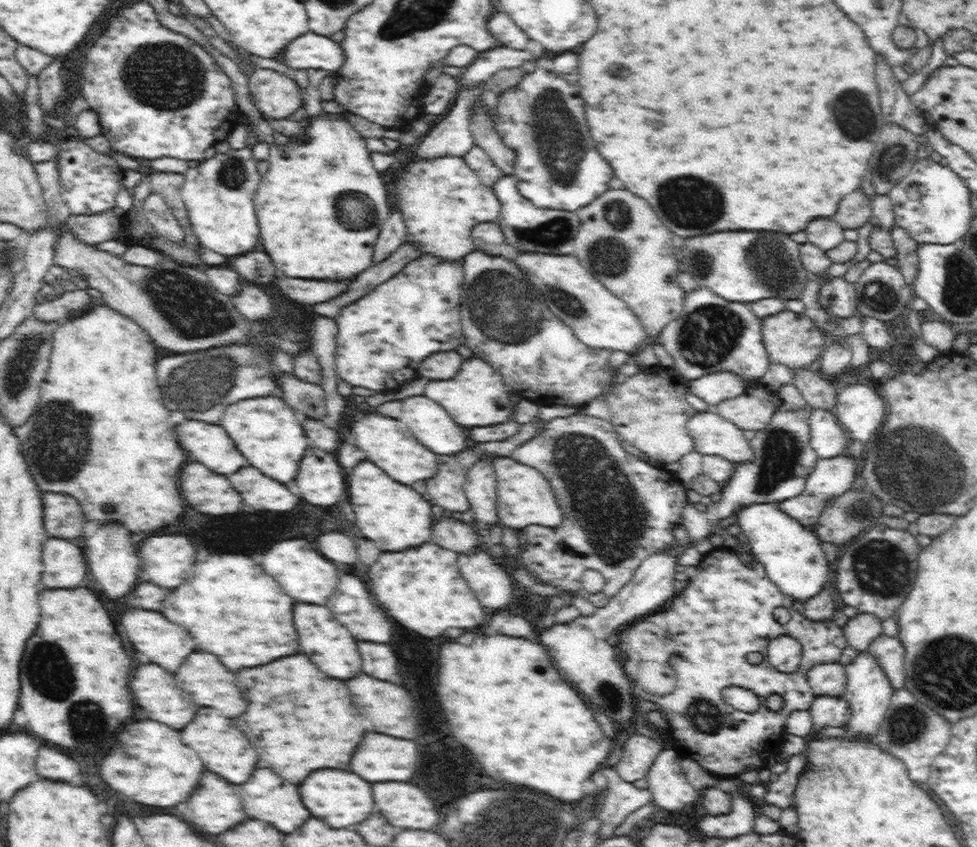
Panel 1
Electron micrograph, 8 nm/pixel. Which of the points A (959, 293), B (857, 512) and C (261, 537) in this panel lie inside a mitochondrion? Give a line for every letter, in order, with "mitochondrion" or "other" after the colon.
A: mitochondrion
B: mitochondrion
C: other

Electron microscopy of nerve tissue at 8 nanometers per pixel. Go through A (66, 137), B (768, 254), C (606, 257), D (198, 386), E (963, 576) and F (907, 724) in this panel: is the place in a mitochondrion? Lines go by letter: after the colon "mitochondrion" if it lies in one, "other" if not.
A: other
B: mitochondrion
C: mitochondrion
D: mitochondrion
E: other
F: mitochondrion

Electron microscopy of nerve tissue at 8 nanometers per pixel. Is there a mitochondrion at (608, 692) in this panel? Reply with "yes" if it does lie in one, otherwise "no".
yes

